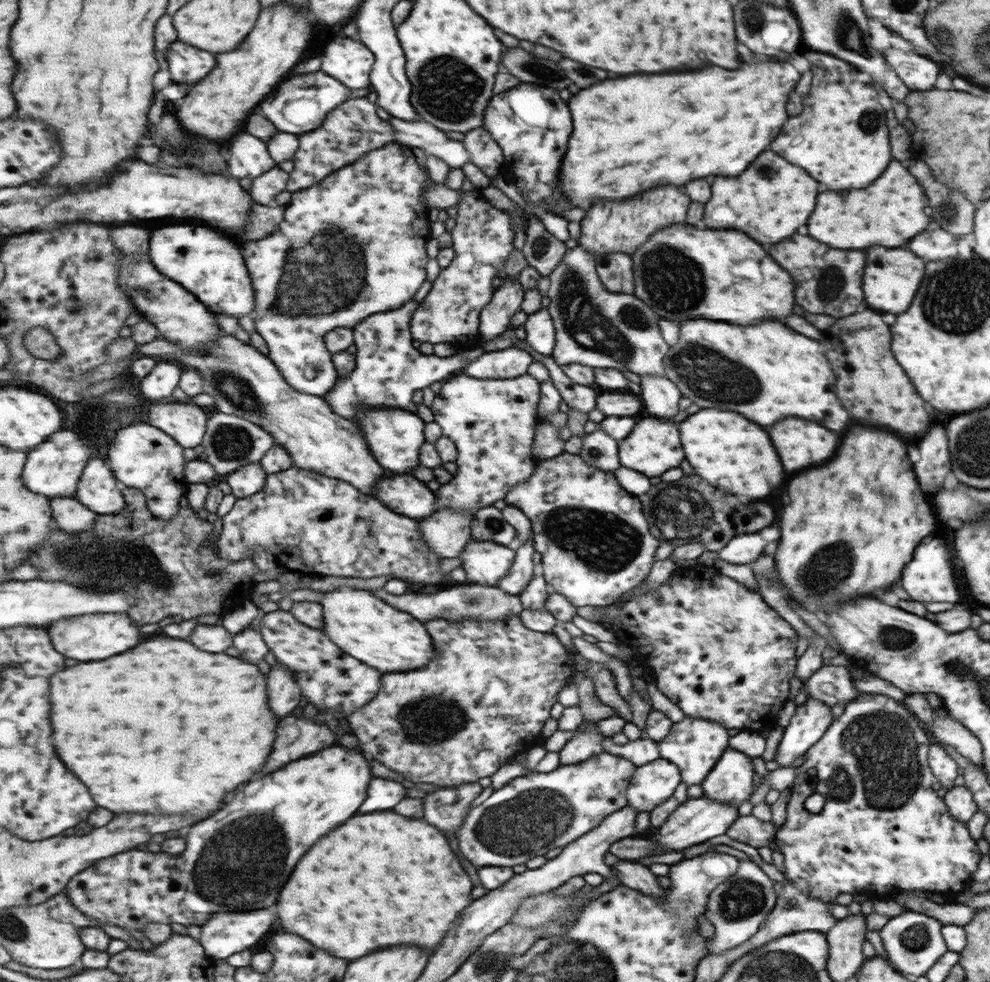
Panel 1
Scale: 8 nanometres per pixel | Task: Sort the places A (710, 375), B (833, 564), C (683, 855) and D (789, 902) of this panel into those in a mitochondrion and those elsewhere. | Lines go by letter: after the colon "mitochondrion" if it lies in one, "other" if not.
A: mitochondrion
B: mitochondrion
C: other
D: mitochondrion

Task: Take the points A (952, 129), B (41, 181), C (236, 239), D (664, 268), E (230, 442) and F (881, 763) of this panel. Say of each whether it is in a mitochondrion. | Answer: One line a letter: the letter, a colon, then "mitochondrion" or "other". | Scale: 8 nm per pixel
A: other
B: other
C: other
D: mitochondrion
E: mitochondrion
F: mitochondrion

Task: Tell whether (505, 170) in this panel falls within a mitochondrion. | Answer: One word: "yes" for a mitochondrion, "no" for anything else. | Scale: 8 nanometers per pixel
no

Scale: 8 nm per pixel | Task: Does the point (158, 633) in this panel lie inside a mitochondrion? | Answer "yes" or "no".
no

